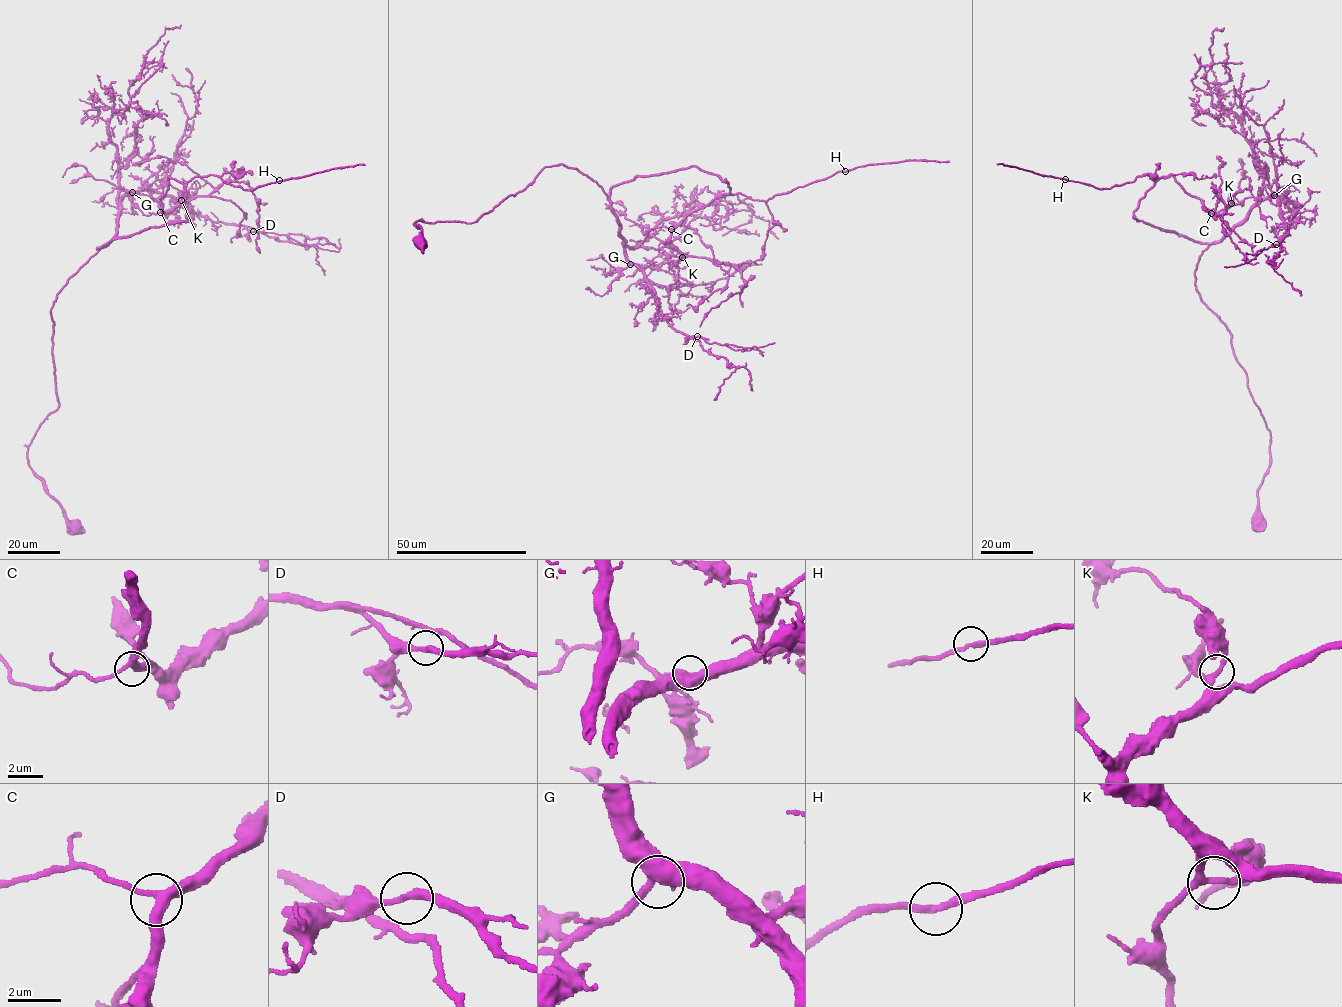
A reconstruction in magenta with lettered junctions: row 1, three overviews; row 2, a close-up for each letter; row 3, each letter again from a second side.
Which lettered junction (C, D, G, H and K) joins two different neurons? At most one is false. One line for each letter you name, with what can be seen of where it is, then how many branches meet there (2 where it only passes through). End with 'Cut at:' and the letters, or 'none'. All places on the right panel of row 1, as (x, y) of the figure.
Cut at: none

